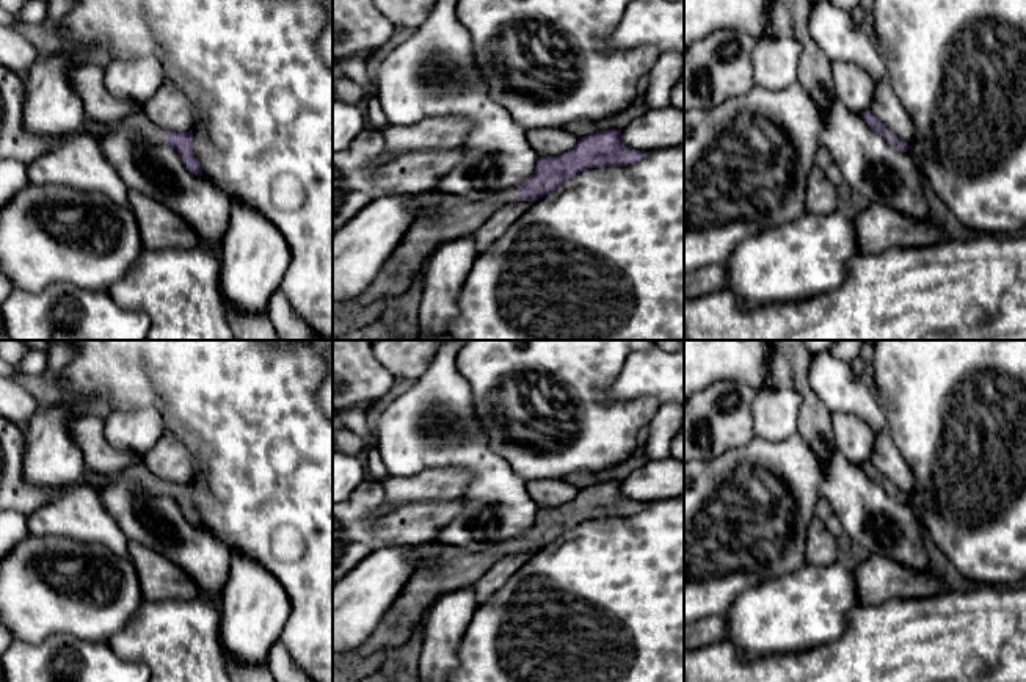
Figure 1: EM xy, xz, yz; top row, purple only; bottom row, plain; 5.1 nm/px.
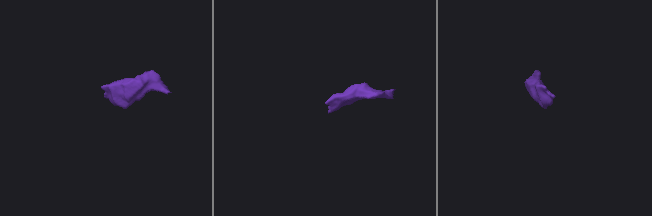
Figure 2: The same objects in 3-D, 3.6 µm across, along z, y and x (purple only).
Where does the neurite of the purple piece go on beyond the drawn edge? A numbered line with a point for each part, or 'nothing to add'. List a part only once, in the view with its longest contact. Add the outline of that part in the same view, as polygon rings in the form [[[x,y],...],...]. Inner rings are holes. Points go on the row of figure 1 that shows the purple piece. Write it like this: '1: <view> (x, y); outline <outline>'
1: xy (138, 123); outline [[[136,111],[116,124],[105,124],[86,119],[83,124],[83,132],[93,135],[96,140],[105,138],[115,132],[135,132],[143,141],[151,144],[163,144],[166,136],[165,129],[151,122],[144,111]]]

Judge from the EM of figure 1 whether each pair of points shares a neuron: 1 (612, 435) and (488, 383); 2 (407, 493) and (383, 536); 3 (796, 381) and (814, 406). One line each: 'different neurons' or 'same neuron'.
1: same neuron
2: different neurons
3: same neuron

